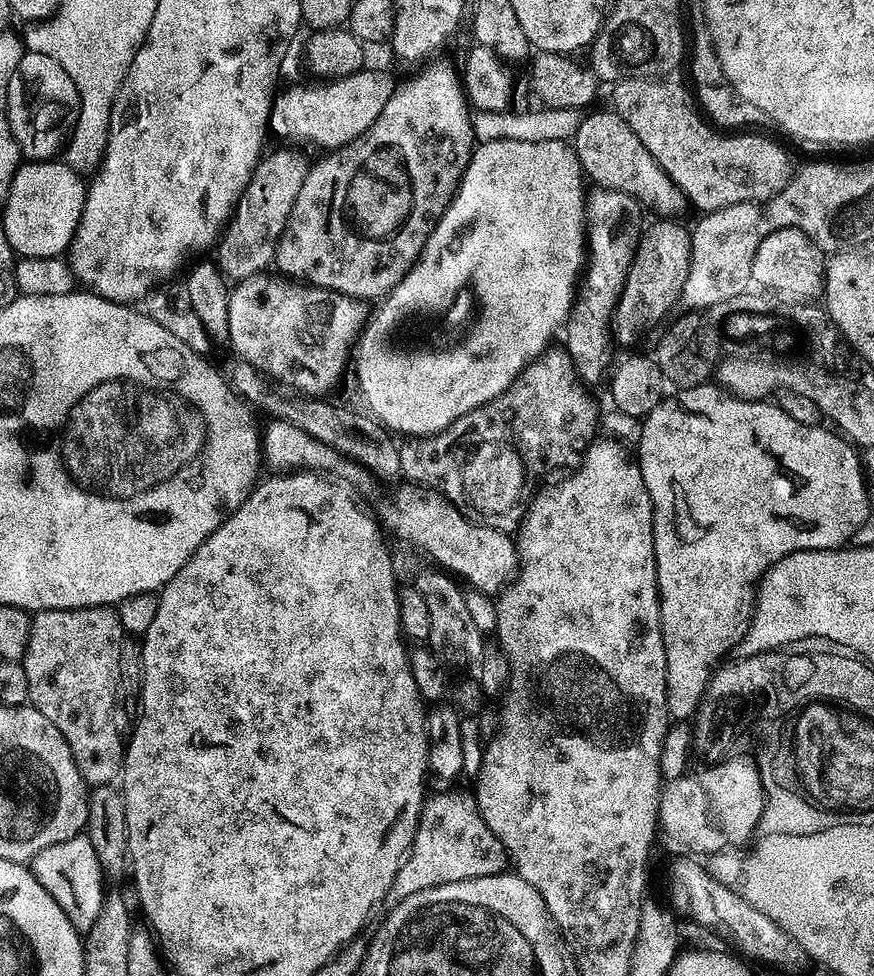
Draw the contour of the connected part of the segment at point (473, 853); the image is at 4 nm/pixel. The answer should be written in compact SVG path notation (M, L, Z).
M471 791L429 795L420 810L420 821L412 839L412 847L400 864L398 874L394 874L394 882L390 882L382 904L385 909L391 910L410 898L410 894L418 894L418 890L470 878L498 876L509 864L508 852L502 842L498 842L494 830L486 826Z

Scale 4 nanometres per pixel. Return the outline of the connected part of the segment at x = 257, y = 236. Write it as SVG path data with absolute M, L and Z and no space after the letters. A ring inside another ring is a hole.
M276 148L261 159L252 172L247 190L241 197L233 222L219 243L223 271L239 282L248 276L265 271L276 258L276 244L284 232L294 200L302 188L310 167L310 160L298 148Z

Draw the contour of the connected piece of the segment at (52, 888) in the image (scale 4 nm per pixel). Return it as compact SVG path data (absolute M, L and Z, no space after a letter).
M81 834L66 838L66 842L54 842L46 846L46 850L38 850L30 867L42 890L46 890L46 894L50 894L50 898L54 898L58 906L62 906L74 930L86 934L90 926L94 926L94 918L98 916L106 891L105 874L100 869L97 855L94 854L94 846L90 846L90 838Z

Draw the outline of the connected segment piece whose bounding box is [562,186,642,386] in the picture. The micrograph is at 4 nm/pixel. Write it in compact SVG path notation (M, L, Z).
M601 186L593 187L584 201L586 267L582 272L582 286L574 292L574 303L566 321L562 344L572 357L576 373L588 386L598 383L603 378L604 371L605 376L609 371L608 343L613 343L614 340L616 304L620 300L626 274L642 235L641 225L636 225L636 208L638 209L638 204L633 197L614 188Z

